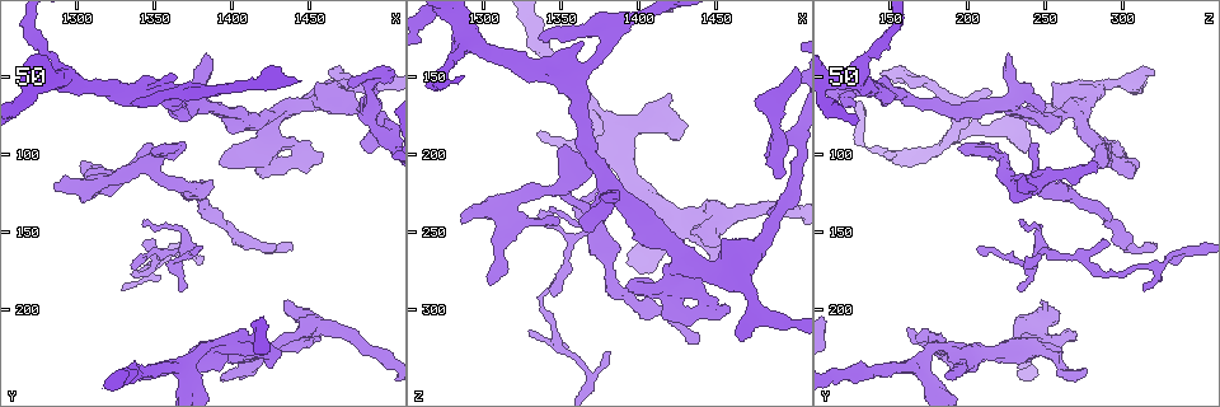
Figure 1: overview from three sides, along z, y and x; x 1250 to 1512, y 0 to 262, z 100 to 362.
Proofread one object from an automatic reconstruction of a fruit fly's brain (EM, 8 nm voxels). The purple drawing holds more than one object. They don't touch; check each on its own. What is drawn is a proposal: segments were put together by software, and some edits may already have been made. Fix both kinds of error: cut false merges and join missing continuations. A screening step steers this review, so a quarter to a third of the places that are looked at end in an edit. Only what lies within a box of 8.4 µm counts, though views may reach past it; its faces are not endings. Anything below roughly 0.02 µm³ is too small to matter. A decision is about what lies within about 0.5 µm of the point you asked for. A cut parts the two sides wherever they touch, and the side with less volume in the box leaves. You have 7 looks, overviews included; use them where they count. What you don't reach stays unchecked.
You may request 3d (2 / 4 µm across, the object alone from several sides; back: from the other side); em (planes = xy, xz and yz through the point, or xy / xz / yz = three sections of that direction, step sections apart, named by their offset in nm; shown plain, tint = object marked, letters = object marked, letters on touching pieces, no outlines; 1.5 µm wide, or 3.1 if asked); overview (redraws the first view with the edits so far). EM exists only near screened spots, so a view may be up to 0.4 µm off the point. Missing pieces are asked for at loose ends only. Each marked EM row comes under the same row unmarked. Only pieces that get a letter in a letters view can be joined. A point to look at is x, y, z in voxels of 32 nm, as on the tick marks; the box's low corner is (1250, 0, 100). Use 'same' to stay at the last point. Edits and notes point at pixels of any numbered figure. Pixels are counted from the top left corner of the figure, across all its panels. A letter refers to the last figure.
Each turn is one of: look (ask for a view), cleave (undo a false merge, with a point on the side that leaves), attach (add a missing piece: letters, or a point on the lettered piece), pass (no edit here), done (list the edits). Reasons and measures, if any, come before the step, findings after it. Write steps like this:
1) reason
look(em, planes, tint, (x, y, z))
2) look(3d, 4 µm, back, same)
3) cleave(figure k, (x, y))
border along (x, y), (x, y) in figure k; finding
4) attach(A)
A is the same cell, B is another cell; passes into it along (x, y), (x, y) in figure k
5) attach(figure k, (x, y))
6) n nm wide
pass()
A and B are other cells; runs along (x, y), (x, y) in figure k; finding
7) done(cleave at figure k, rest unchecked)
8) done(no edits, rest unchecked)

abrupt turn
look(3d, 4 µm, (1372, 232, 170))

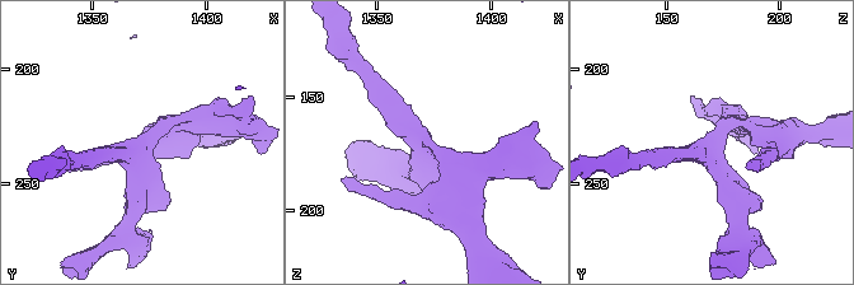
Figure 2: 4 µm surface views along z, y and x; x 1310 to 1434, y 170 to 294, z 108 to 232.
3 arms; arms of 260, 280, 300 nm; now the EM
look(em, xy, step 8, tint, (1373, 233, 171))

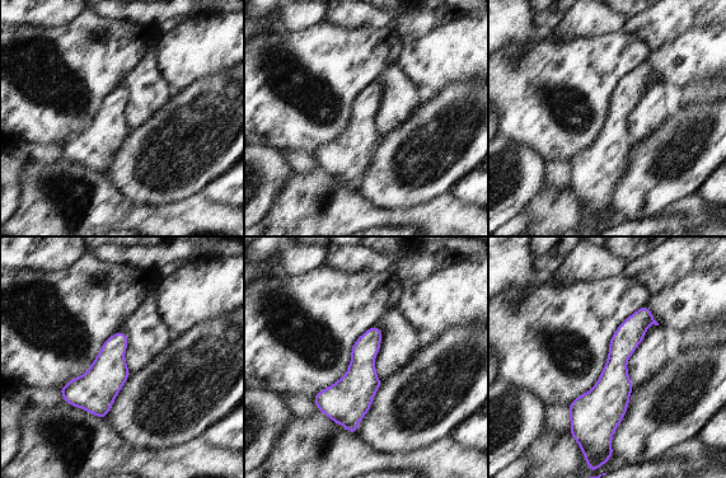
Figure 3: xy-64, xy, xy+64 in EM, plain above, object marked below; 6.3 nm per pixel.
look(em, planes, letters, same)

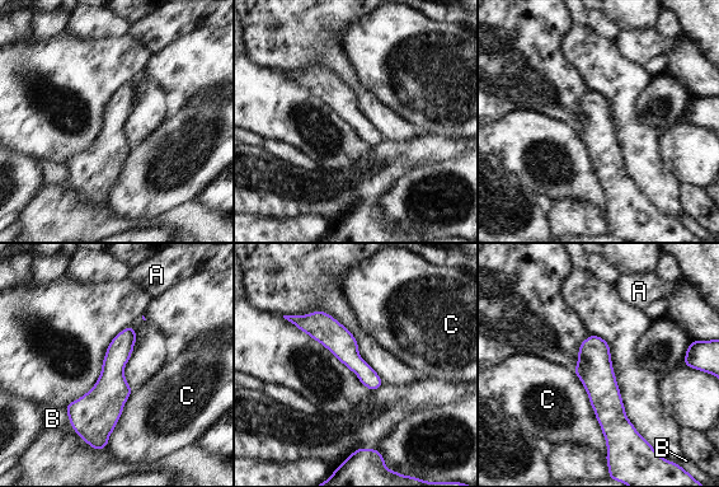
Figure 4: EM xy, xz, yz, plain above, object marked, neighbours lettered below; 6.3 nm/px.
C touches over 550 nm
pass()
A, B and C are other cells; runs along (295, 321), (318, 324), (379, 383) in figure 4; all the same neuron

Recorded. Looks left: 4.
an open end
look(em, yz, step 8, letters, (1368, 188, 234))

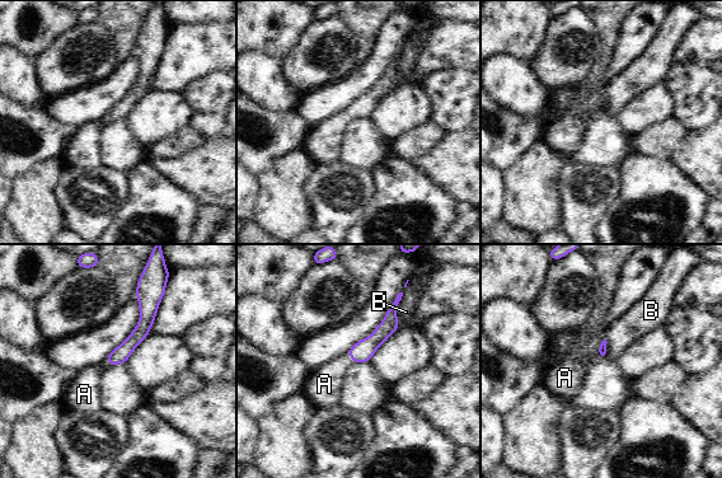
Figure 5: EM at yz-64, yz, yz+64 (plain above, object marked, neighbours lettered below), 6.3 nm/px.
attach(A)
A is the same cell, B is another cell; passes into it along (362, 351), (350, 356), (324, 384) in figure 5; it goes on there

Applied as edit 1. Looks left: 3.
free end
look(em, planes, letters, (1404, 238, 278))

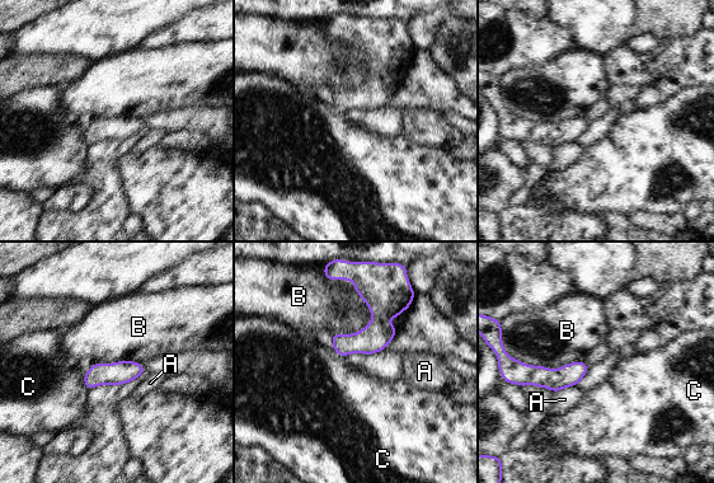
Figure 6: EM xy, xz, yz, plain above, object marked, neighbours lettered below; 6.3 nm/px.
pass()
A, B and C are other cells; runs along (400, 303), (360, 342), (337, 348) in figure 6; none of them fits

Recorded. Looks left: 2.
done(attach at figure 5, rest unchecked)

